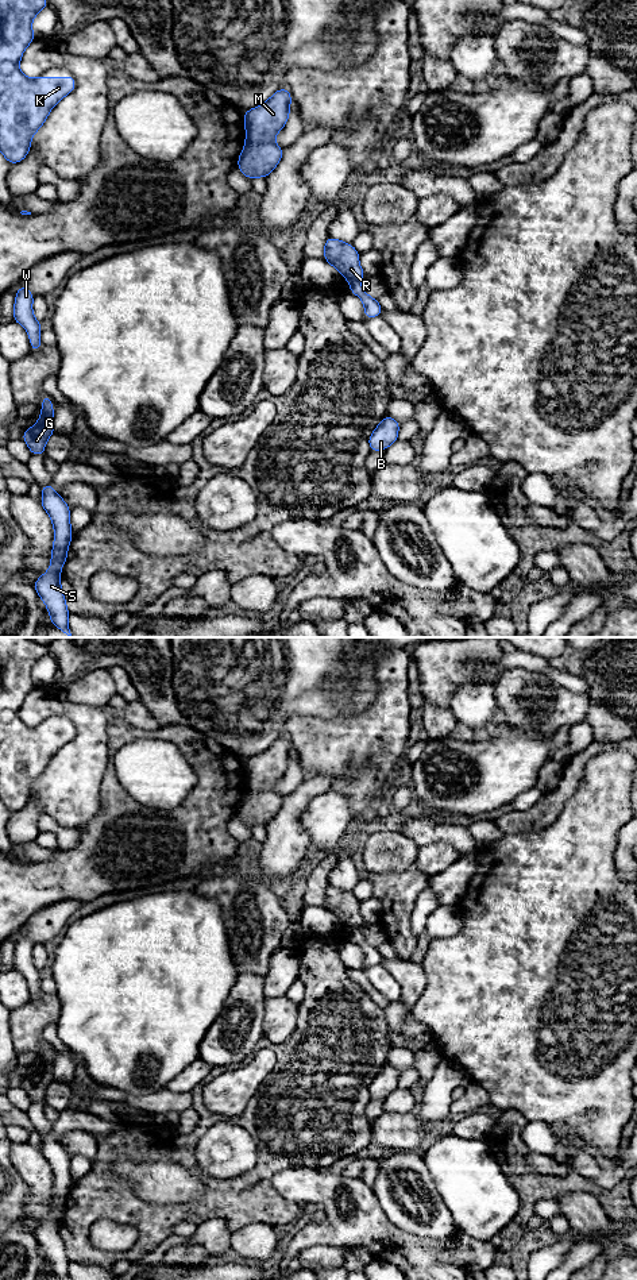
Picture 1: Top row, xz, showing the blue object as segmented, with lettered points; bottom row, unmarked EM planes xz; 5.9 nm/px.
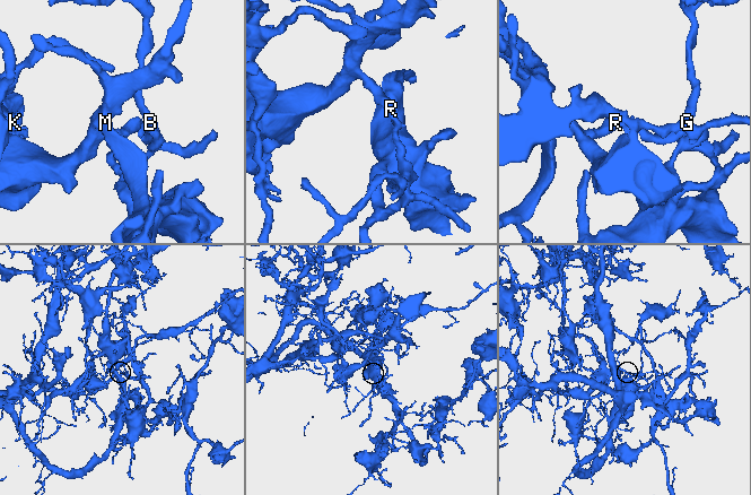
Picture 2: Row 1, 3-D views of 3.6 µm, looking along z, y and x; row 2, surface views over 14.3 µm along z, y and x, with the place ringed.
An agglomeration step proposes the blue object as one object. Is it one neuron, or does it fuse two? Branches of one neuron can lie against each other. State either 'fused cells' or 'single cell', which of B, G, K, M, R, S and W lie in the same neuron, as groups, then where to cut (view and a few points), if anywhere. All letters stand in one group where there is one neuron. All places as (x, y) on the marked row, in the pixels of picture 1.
fused cells | B G K S W / M R | xz (350, 280), (358, 282)

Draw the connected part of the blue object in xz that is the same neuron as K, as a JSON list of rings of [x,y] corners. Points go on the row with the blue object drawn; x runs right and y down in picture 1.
[[[0,0],[0,153],[12,165],[23,161],[30,153],[32,135],[43,126],[51,108],[76,88],[76,80],[67,77],[26,77],[19,62],[24,49],[35,41],[31,23],[36,14],[49,5],[49,0]]]

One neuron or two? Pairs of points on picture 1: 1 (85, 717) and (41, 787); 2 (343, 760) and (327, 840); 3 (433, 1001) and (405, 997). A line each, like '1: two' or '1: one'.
1: one
2: two
3: two

